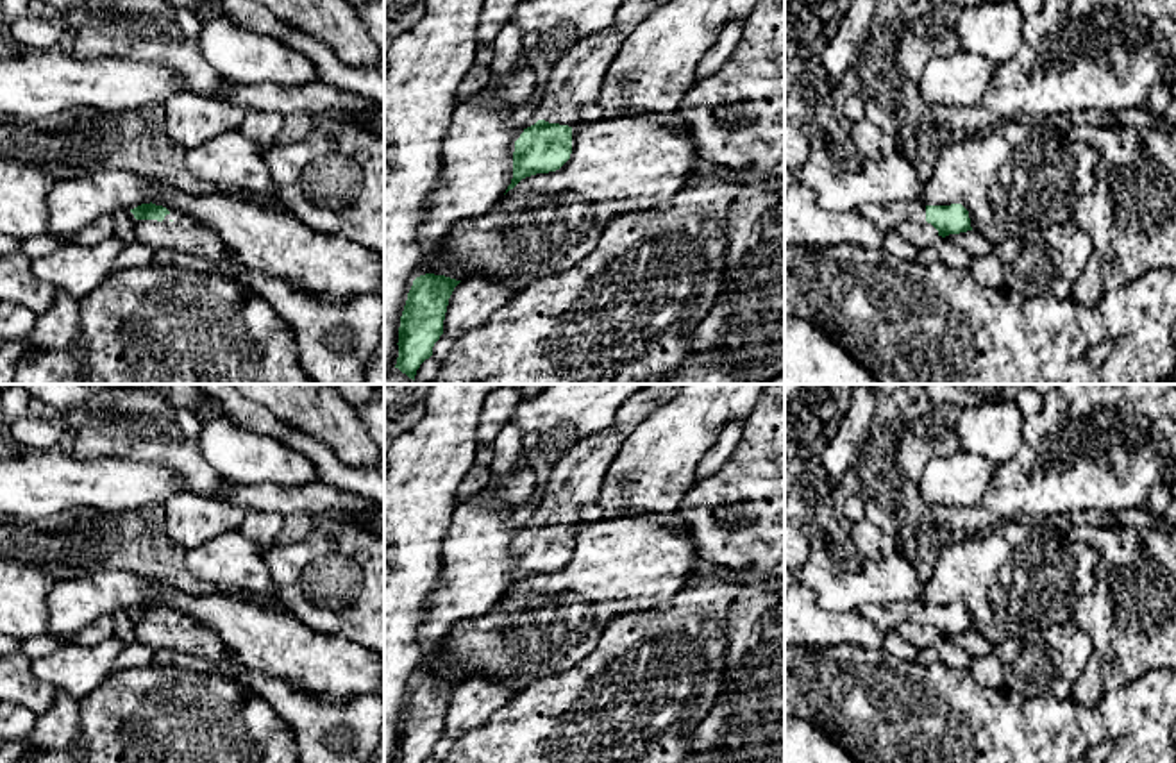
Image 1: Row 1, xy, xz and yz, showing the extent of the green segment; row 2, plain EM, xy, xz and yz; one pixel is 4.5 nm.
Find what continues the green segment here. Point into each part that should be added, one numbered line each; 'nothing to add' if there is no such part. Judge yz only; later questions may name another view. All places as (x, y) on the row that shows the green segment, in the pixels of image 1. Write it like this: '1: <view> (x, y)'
1: yz (885, 217)

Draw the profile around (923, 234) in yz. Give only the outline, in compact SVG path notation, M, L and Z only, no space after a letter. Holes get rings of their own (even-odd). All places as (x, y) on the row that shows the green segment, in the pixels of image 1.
M903 222L895 227L895 232L908 239L917 248L928 248L937 243L938 231L928 223Z

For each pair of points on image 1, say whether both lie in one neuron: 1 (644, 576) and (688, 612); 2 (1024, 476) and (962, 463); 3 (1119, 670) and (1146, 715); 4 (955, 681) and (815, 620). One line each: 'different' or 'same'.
1: different
2: different
3: different
4: different

